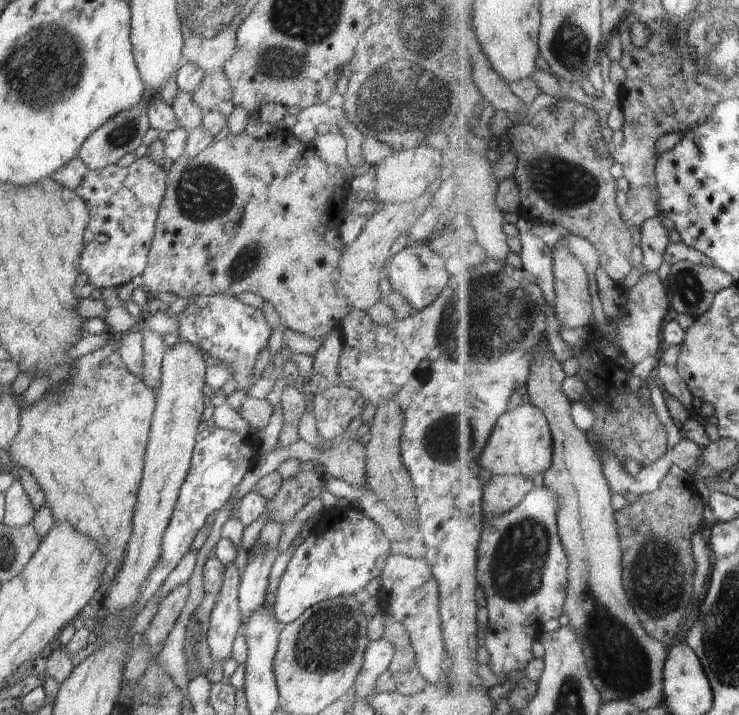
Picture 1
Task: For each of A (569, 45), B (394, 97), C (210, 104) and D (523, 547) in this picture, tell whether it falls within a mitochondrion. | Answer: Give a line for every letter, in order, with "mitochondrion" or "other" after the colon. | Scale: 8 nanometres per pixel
A: mitochondrion
B: mitochondrion
C: other
D: mitochondrion

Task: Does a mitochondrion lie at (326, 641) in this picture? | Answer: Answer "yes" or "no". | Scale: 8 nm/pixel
yes

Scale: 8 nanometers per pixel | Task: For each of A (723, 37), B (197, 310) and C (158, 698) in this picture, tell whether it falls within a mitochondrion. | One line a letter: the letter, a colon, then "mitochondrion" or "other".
A: mitochondrion
B: other
C: mitochondrion

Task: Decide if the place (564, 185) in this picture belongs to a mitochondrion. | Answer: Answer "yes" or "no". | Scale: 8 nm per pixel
yes

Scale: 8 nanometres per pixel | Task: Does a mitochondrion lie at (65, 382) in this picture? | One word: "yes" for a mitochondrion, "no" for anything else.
no

